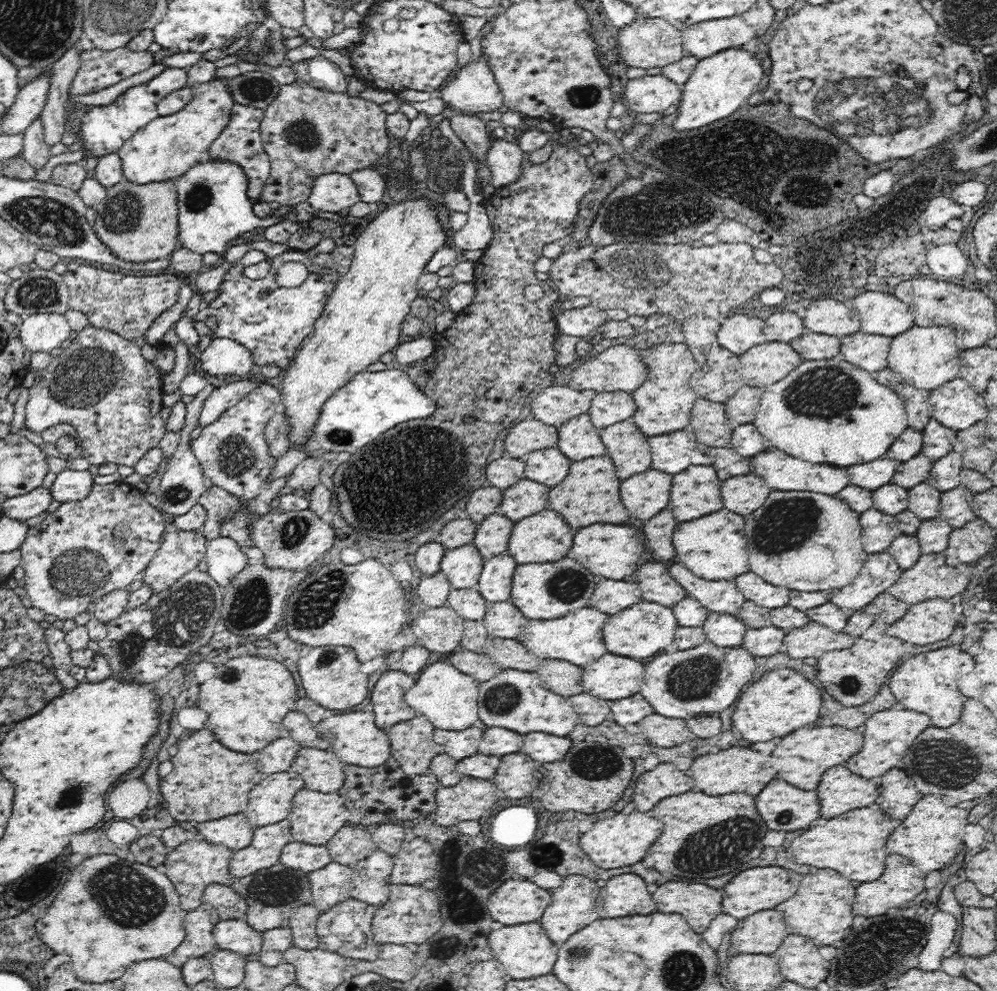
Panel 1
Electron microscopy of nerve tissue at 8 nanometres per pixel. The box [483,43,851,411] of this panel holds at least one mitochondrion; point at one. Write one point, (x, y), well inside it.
(651, 213)

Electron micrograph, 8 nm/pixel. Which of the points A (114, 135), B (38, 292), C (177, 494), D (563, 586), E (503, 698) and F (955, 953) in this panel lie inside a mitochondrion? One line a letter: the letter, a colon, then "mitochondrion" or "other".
A: other
B: mitochondrion
C: mitochondrion
D: mitochondrion
E: mitochondrion
F: other

